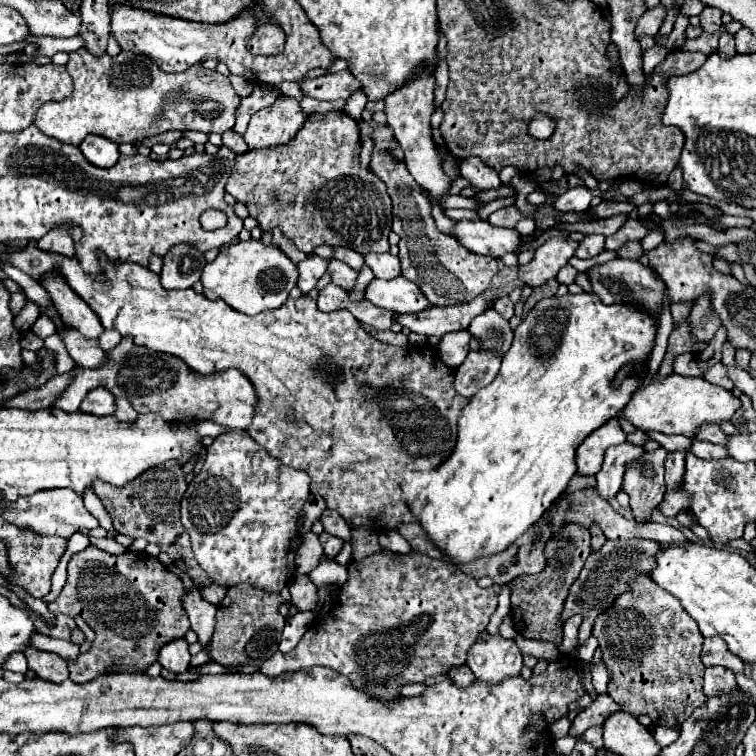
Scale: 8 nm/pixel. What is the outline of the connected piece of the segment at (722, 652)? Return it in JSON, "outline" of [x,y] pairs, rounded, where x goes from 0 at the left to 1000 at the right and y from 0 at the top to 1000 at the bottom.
{"outline":[[[934,845],[931,848],[931,861],[929,861],[929,877],[931,880],[955,880],[968,885],[971,890],[984,888],[984,874],[976,872],[974,866],[963,864],[963,856],[952,845]]]}

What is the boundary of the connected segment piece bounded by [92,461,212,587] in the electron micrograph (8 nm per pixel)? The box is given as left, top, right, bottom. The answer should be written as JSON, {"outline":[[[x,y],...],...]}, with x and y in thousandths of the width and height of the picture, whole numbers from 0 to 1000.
{"outline":[[[220,610],[217,615],[209,615],[209,620],[196,620],[196,626],[188,626],[185,631],[180,631],[180,636],[172,636],[159,647],[153,647],[151,642],[138,642],[138,636],[127,636],[127,642],[122,644],[135,668],[140,671],[143,681],[148,684],[151,700],[156,705],[175,713],[188,710],[196,718],[206,718],[217,731],[222,731],[222,737],[238,755],[249,758],[259,769],[262,776],[272,776],[280,771],[280,766],[275,766],[257,742],[251,710],[238,692],[238,660],[246,649],[243,615],[233,615],[233,610]]]}

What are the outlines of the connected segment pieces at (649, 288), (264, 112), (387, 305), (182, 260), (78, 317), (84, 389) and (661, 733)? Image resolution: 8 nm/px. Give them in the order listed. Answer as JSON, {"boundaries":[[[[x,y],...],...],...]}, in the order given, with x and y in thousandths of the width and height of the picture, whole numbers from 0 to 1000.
{"boundaries":[[[[810,343],[799,351],[791,351],[791,353],[780,356],[780,374],[783,374],[786,388],[794,393],[794,398],[799,403],[810,403],[810,401],[831,403],[831,406],[847,409],[849,414],[857,414],[868,425],[876,417],[881,377],[878,377],[878,372],[873,372],[873,366],[868,364],[868,358],[862,353],[849,351],[847,345]]],[[[368,123],[368,131],[357,142],[349,142],[333,152],[323,187],[331,197],[376,192],[392,179],[402,160],[405,152],[399,149],[397,136],[376,123]]],[[[532,364],[516,372],[492,369],[484,380],[484,396],[505,409],[524,414],[550,414],[569,406],[558,385]]],[[[233,324],[233,329],[222,329],[214,340],[217,353],[212,361],[217,382],[249,382],[254,380],[272,351],[270,337],[254,324]]],[[[63,361],[56,366],[58,382],[66,388],[79,422],[87,433],[106,438],[116,448],[130,448],[138,440],[138,433],[132,430],[132,422],[122,409],[90,380],[85,377],[82,366],[74,366],[77,361]]],[[[161,446],[159,456],[146,464],[146,478],[135,488],[111,488],[101,483],[95,507],[69,533],[69,538],[85,544],[103,544],[114,520],[124,512],[140,512],[153,525],[167,525],[183,546],[209,546],[220,557],[275,554],[286,562],[315,567],[328,567],[341,536],[341,525],[333,515],[333,507],[315,488],[296,488],[280,496],[265,496],[254,488],[249,491],[249,483],[243,483],[241,475],[201,464],[196,459],[183,459],[175,454],[172,446]]],[[[865,962],[862,964],[862,972],[868,975],[868,983],[873,988],[884,988],[884,985],[889,985],[894,980],[897,967],[894,964],[881,964],[881,962]]]]}

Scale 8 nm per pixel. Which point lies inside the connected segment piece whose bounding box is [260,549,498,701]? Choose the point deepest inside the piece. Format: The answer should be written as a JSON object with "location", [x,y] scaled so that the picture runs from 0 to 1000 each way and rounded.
{"location":[528,819]}

